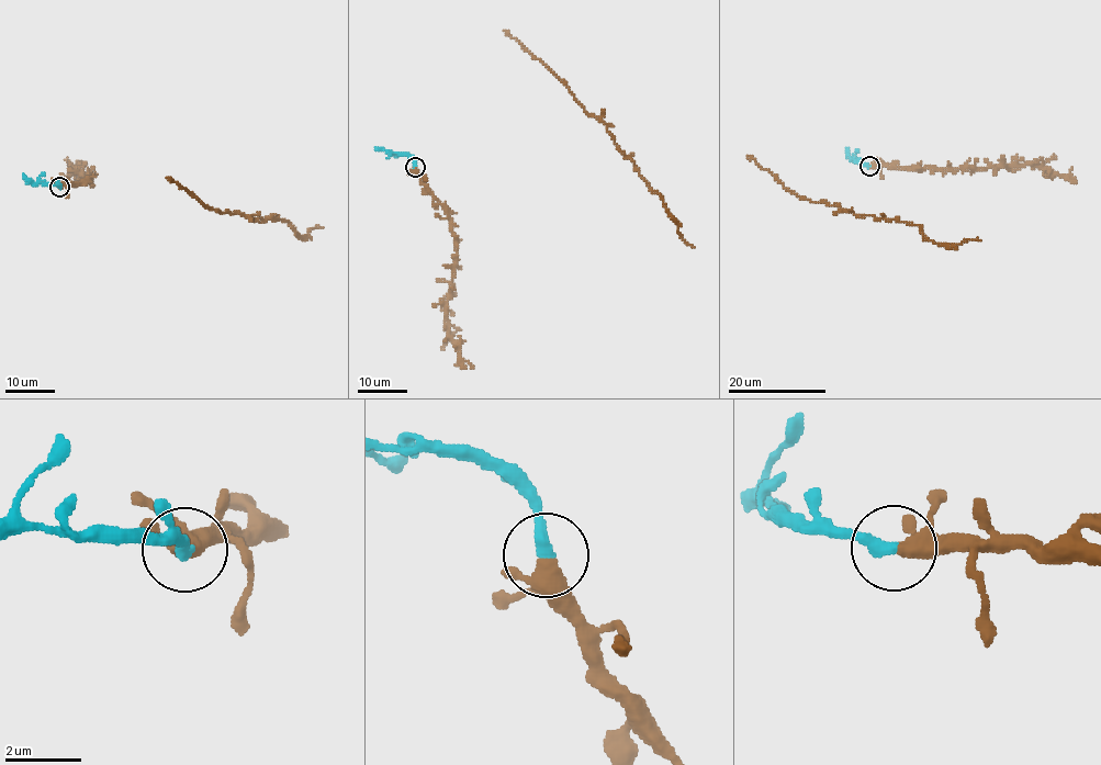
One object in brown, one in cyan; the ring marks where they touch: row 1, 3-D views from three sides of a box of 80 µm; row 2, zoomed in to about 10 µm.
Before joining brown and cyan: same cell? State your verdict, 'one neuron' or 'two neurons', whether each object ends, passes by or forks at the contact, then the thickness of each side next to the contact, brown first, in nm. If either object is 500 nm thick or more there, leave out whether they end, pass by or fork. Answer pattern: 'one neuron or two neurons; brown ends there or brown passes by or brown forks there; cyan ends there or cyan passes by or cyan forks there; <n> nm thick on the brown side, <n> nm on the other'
one neuron; brown forks there; cyan ends there; 320 nm thick on the brown side, 360 nm on the other

